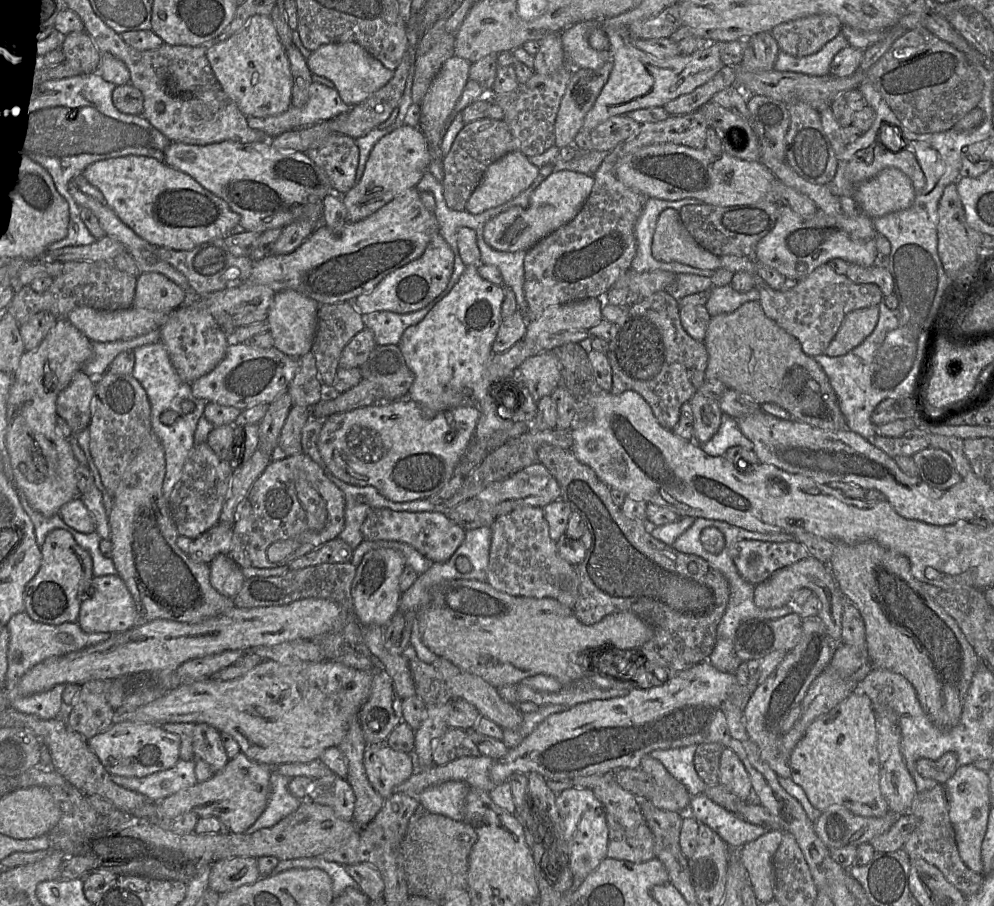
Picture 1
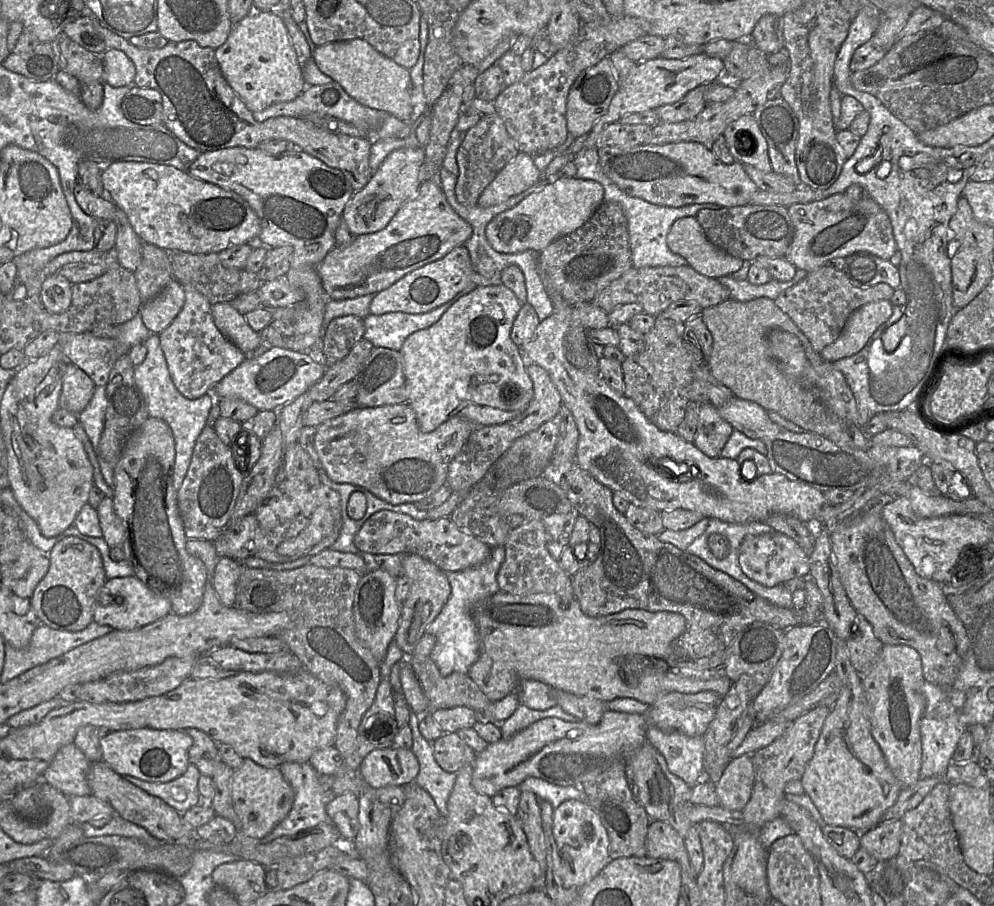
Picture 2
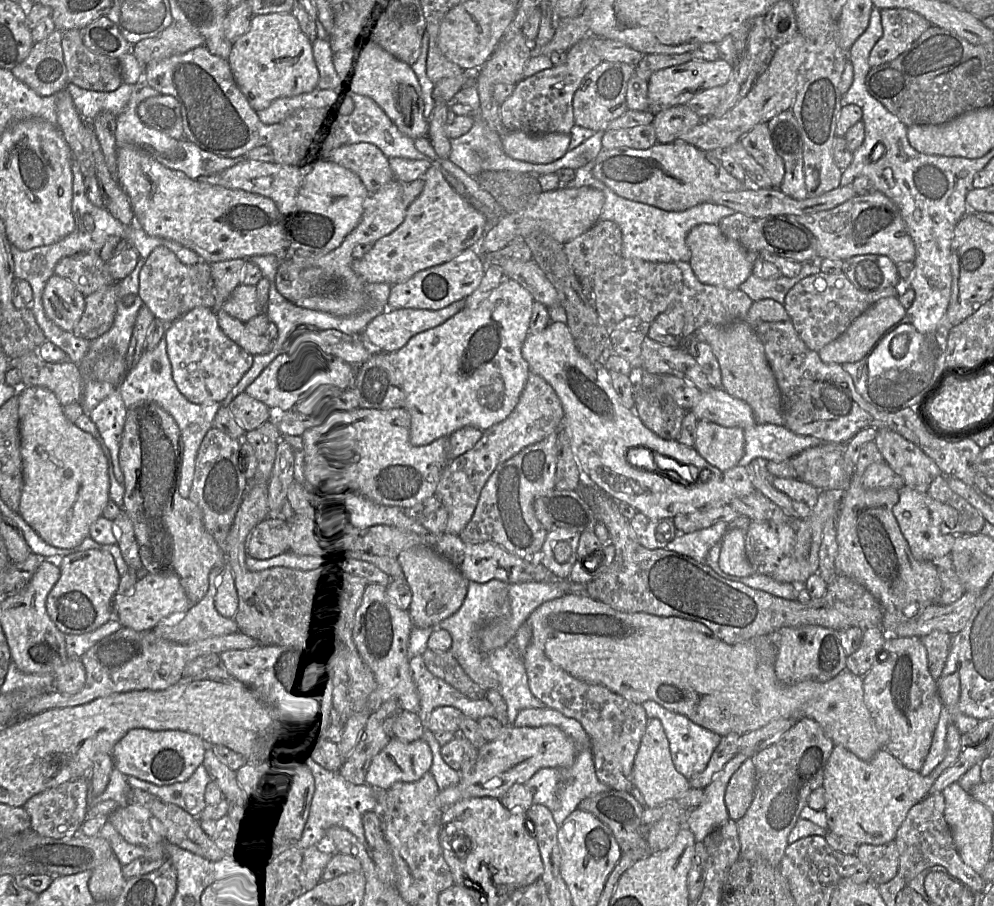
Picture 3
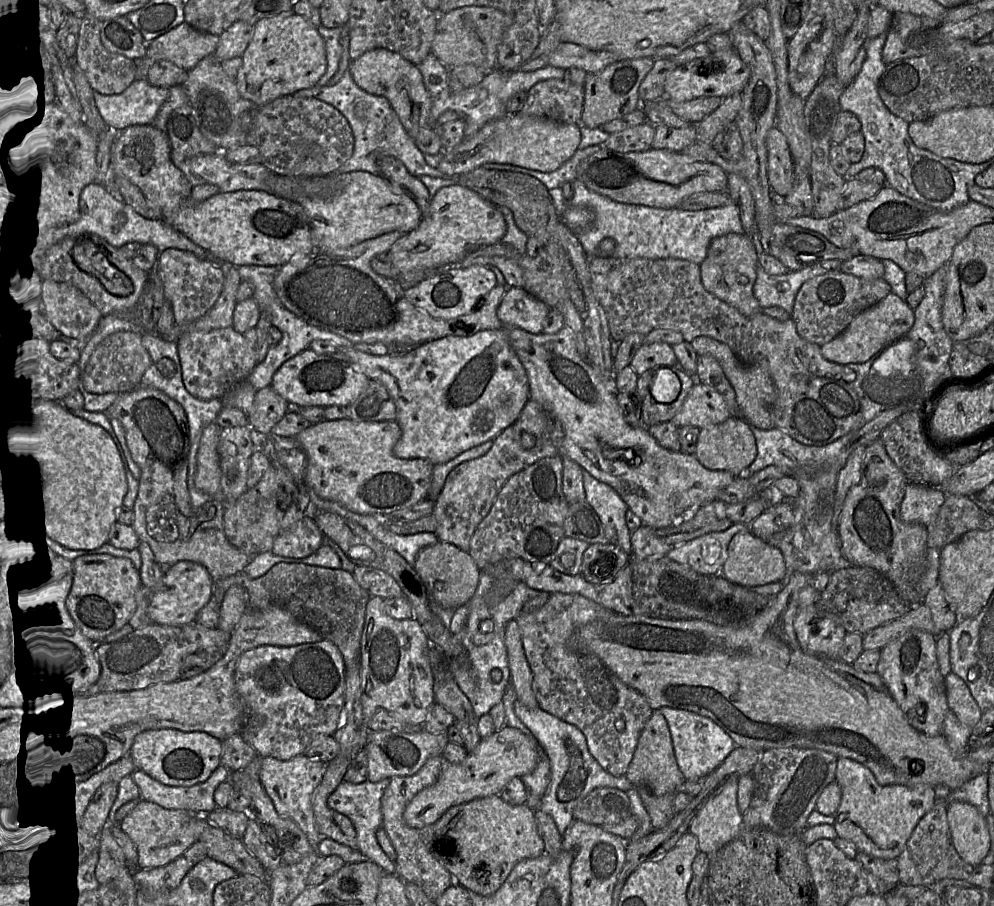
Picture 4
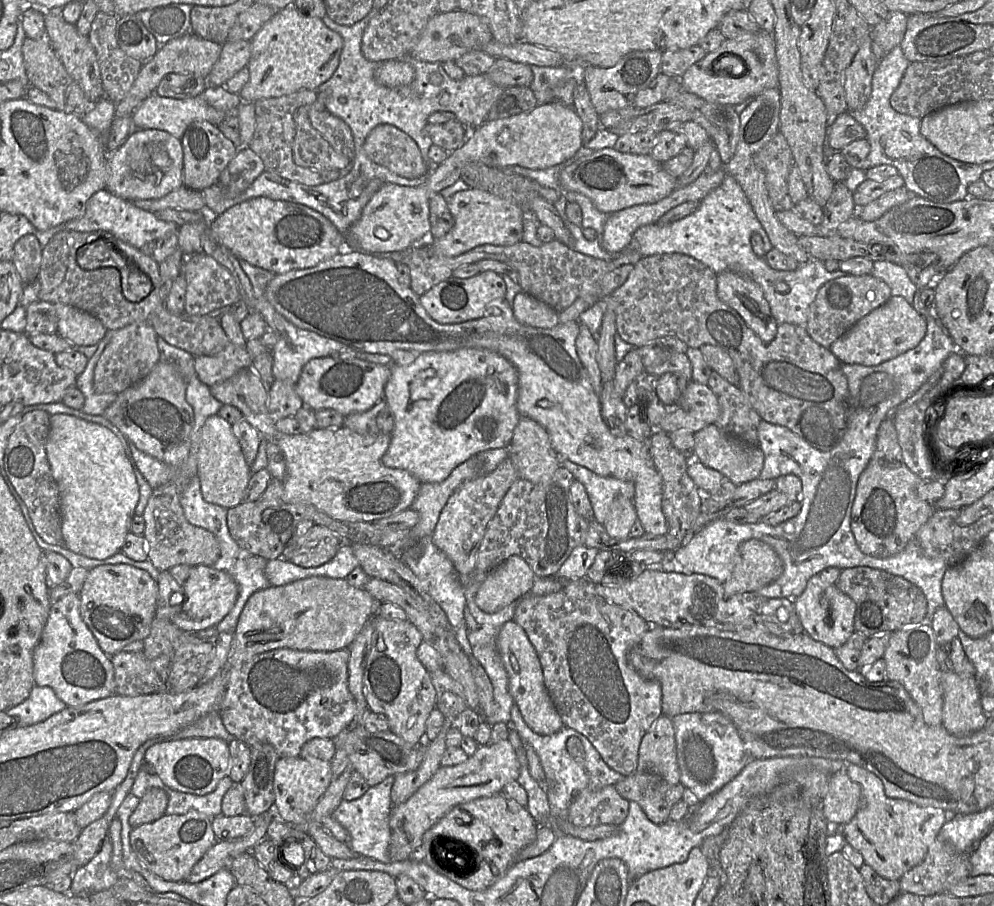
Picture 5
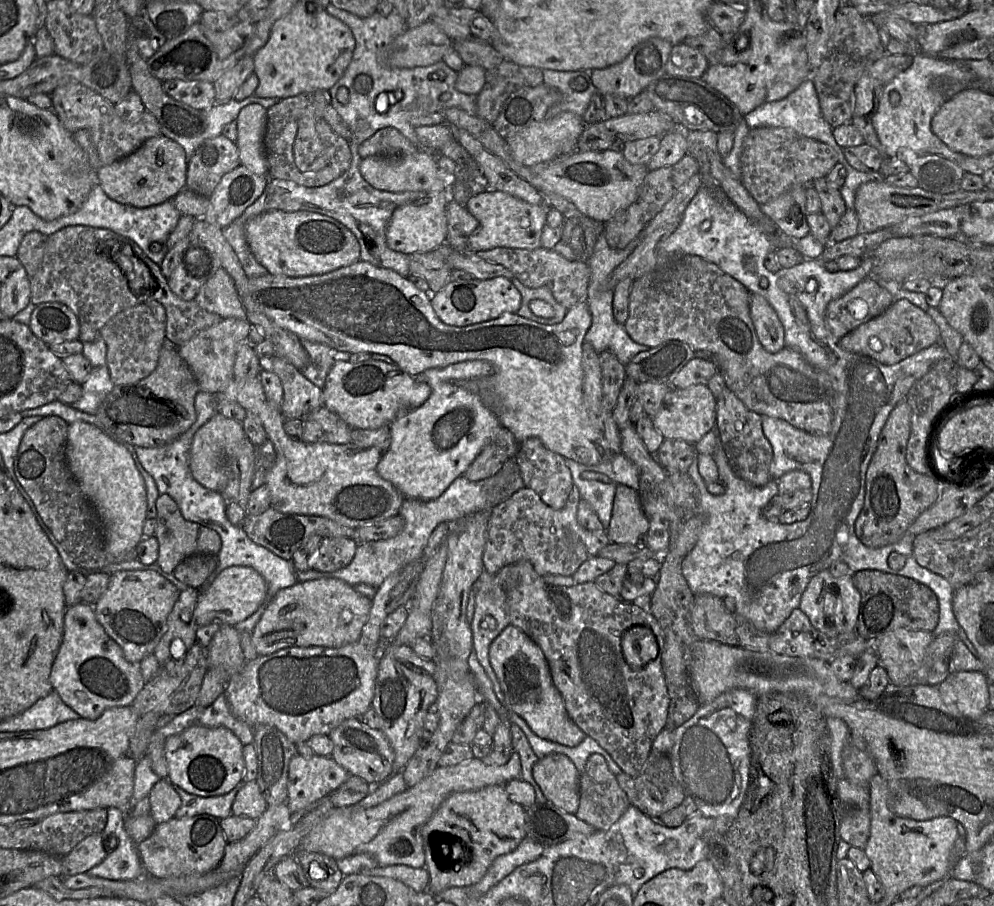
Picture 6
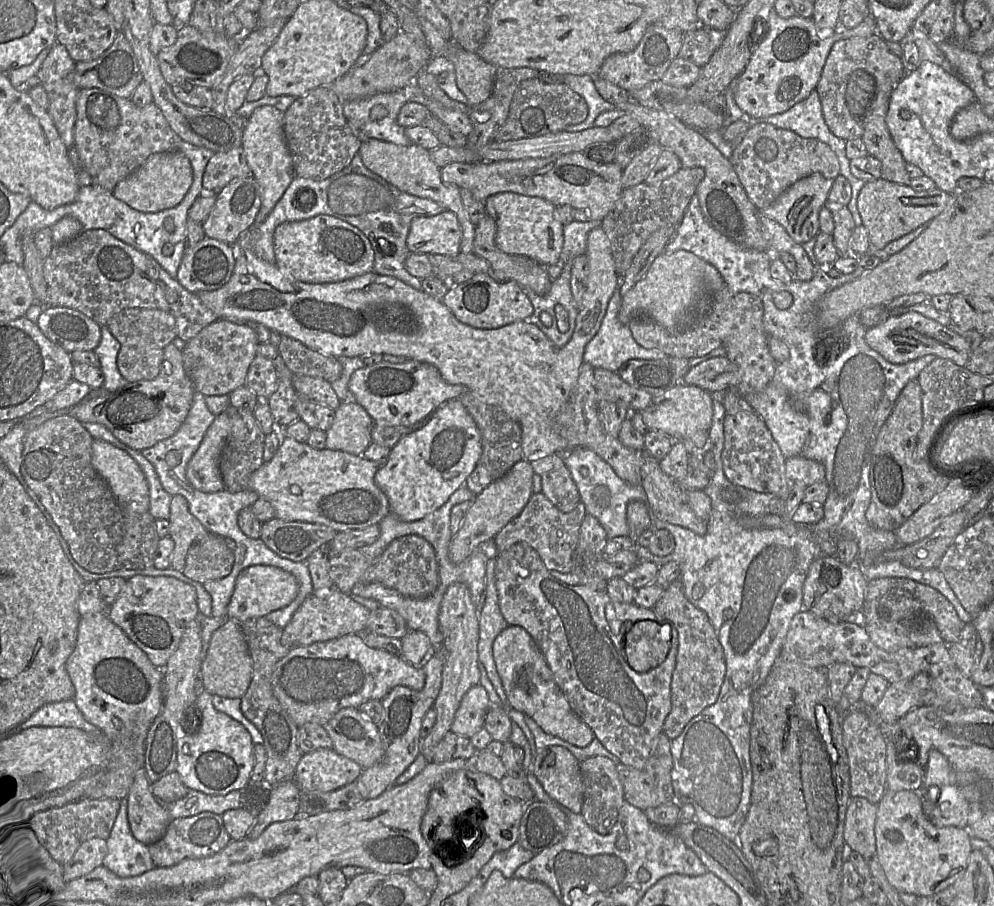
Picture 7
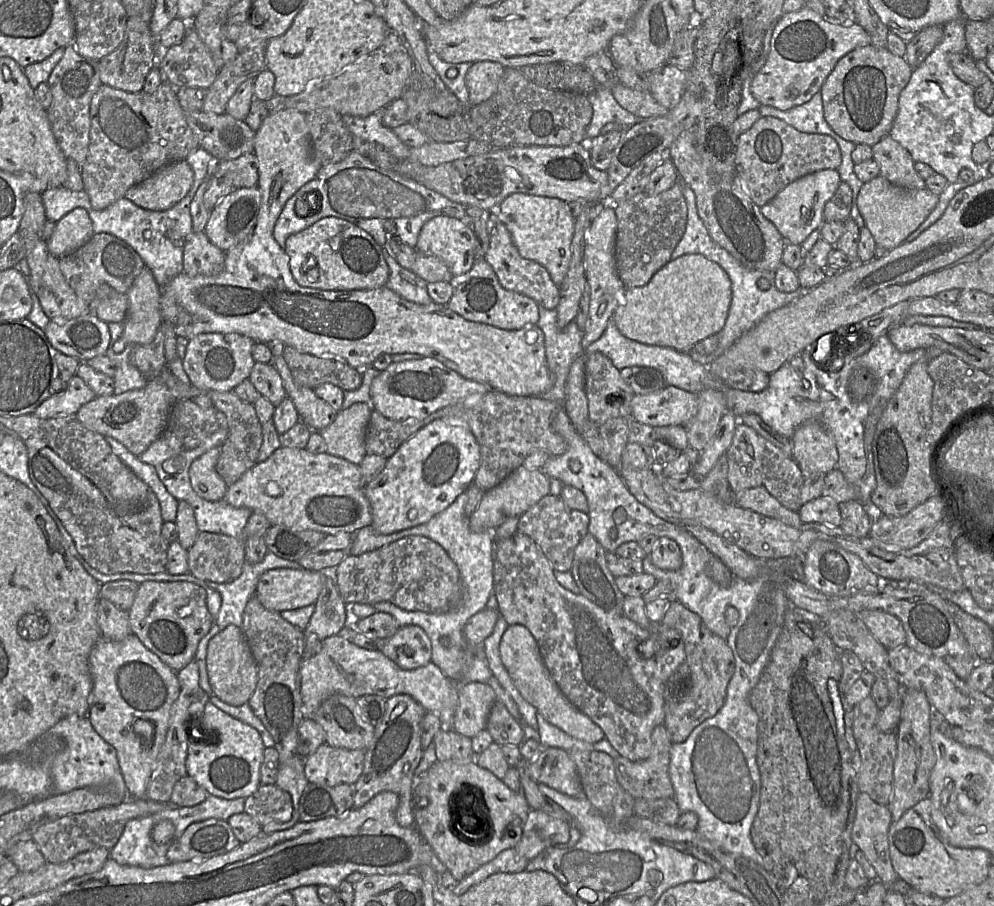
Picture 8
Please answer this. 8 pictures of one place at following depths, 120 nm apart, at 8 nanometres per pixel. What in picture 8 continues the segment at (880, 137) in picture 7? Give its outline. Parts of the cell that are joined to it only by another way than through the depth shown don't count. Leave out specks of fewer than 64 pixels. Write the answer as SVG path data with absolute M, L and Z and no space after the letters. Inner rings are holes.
M889 134L884 136L878 143L871 146L871 148L873 159L878 163L880 168L880 176L899 187L907 189L926 188L925 180L917 174L914 168L915 161L910 153L897 141L893 140Z

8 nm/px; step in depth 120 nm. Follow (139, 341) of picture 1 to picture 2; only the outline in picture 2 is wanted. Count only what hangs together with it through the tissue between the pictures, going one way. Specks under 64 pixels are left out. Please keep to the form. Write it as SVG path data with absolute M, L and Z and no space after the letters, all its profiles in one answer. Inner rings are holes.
M90 332L59 333L58 344L66 361L84 371L96 386L107 384L116 361L135 345L113 338L100 338Z

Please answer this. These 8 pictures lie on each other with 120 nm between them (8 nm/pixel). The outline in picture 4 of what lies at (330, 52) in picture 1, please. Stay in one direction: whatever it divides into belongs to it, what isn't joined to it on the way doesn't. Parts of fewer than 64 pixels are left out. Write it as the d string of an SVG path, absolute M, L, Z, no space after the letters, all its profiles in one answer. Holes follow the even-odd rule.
M377 48L352 60L349 71L355 83L362 90L369 94L383 96L389 101L406 132L422 153L437 155L442 152L441 142L432 125L431 97L416 65L396 52Z

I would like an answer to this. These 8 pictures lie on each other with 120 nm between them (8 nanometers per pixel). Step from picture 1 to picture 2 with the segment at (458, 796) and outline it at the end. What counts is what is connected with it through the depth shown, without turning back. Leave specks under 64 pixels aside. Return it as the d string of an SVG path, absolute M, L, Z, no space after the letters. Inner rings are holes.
M414 715L408 723L413 738L411 750L419 762L419 772L414 783L430 794L440 814L445 819L457 772L447 772L438 765L433 754L433 742L425 739L419 731L420 718L420 715Z

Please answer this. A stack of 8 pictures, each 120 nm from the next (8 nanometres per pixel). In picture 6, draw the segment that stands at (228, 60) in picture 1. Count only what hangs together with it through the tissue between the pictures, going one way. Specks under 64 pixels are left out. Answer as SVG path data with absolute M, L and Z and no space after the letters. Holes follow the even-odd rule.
M298 1L291 11L277 20L267 43L253 56L254 71L259 84L253 96L284 99L316 90L329 90L343 75L355 49L354 35L343 21L330 15L326 9L317 10L315 3Z

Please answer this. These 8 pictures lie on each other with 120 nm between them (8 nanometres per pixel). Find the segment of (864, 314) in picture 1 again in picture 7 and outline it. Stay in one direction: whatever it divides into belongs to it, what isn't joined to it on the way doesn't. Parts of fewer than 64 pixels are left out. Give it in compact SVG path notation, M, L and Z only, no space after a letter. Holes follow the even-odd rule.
M907 312L898 316L885 317L877 325L868 328L866 343L893 364L905 364L928 354L952 360L964 366L972 358L971 343L950 328L918 312Z

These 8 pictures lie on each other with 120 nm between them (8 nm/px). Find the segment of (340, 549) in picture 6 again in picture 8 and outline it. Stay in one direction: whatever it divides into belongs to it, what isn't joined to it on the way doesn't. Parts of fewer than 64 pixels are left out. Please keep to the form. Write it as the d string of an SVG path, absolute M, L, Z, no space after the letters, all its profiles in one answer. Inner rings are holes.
M419 535L403 537L358 556L349 554L335 567L334 578L347 604L374 605L387 601L407 611L445 613L454 609L462 599L457 565L439 544Z

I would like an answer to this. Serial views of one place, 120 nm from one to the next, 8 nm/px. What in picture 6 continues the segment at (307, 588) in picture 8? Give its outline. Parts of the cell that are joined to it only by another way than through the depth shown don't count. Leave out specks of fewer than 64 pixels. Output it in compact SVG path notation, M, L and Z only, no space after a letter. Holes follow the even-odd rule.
M231 566L221 570L204 588L198 590L197 603L192 615L192 619L198 627L213 622L235 626L258 609L263 609L269 600L264 577L255 569L247 566Z

